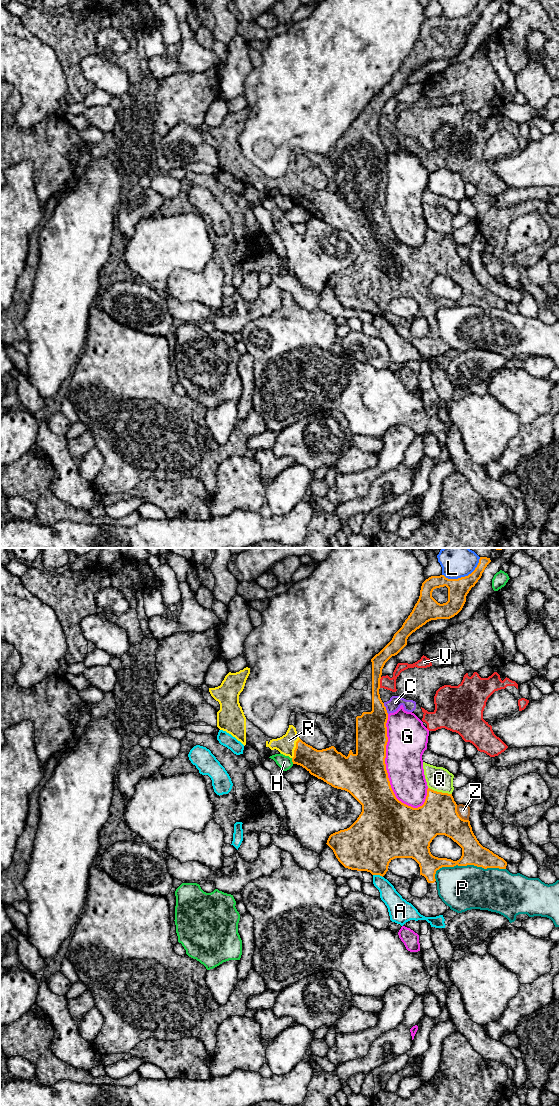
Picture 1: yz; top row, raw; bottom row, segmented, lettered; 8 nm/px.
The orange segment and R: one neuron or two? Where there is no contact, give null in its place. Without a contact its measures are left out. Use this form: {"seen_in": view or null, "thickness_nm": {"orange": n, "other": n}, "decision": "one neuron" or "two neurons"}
{"seen_in": "yz", "thickness_nm": {"orange": 220, "other": 150}, "decision": "one neuron"}

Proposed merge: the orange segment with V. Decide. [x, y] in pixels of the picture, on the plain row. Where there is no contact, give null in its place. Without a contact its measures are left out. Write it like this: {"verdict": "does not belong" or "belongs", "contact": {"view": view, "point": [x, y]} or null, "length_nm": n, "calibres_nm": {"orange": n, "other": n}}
{"verdict": "does not belong", "contact": {"view": "yz", "point": [379, 122]}, "length_nm": 90, "calibres_nm": {"orange": 130, "other": 100}}

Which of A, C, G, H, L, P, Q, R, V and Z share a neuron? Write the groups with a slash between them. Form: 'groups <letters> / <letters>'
groups A / C V / G / H / L / P / Q / R / Z

